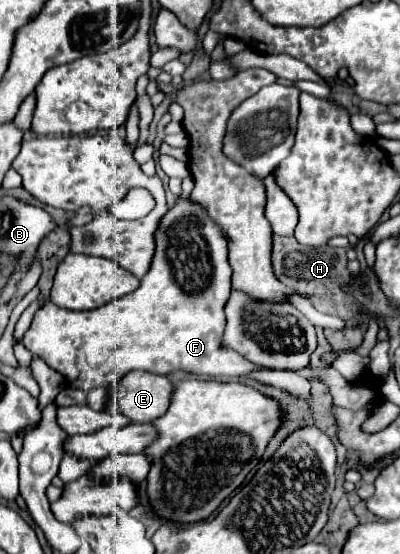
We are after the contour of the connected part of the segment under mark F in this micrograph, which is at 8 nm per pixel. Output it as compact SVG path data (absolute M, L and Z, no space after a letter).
M170 179L170 191L176 195L178 203L168 209L168 213L158 221L154 233L154 257L148 273L142 277L140 287L112 303L106 303L92 311L68 311L46 303L34 315L30 329L24 333L24 347L42 357L52 369L62 373L72 387L94 389L94 387L112 387L120 381L123 374L130 371L148 371L156 375L168 375L174 371L188 371L194 375L226 375L240 377L252 369L262 369L244 361L234 349L226 347L222 341L226 315L224 305L230 297L230 279L232 269L228 263L228 241L224 239L222 229L216 221L210 219L208 211L200 203L192 203L182 197L182 187L178 179Z

